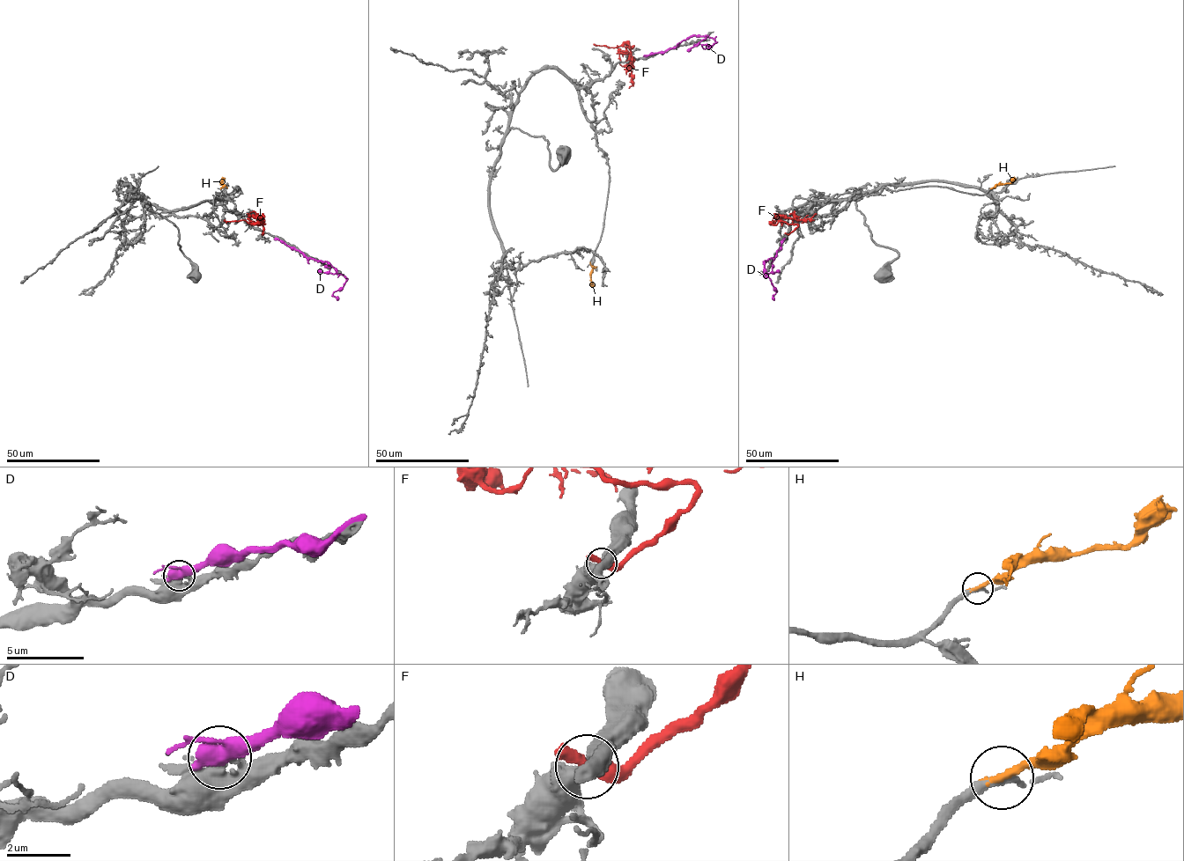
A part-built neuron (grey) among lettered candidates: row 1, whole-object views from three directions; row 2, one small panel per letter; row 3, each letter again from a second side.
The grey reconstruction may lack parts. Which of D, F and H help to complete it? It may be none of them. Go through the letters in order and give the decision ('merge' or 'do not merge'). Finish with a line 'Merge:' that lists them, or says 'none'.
D: do not merge
F: do not merge
H: merge
Merge: H

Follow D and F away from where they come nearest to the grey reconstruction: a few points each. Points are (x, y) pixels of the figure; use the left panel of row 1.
D: (277, 239), (307, 257), (329, 262), (338, 275), (343, 275), (346, 278), (344, 285), (332, 294), (337, 300)
F: (262, 234), (264, 224), (256, 215), (262, 220), (262, 216), (259, 214)

